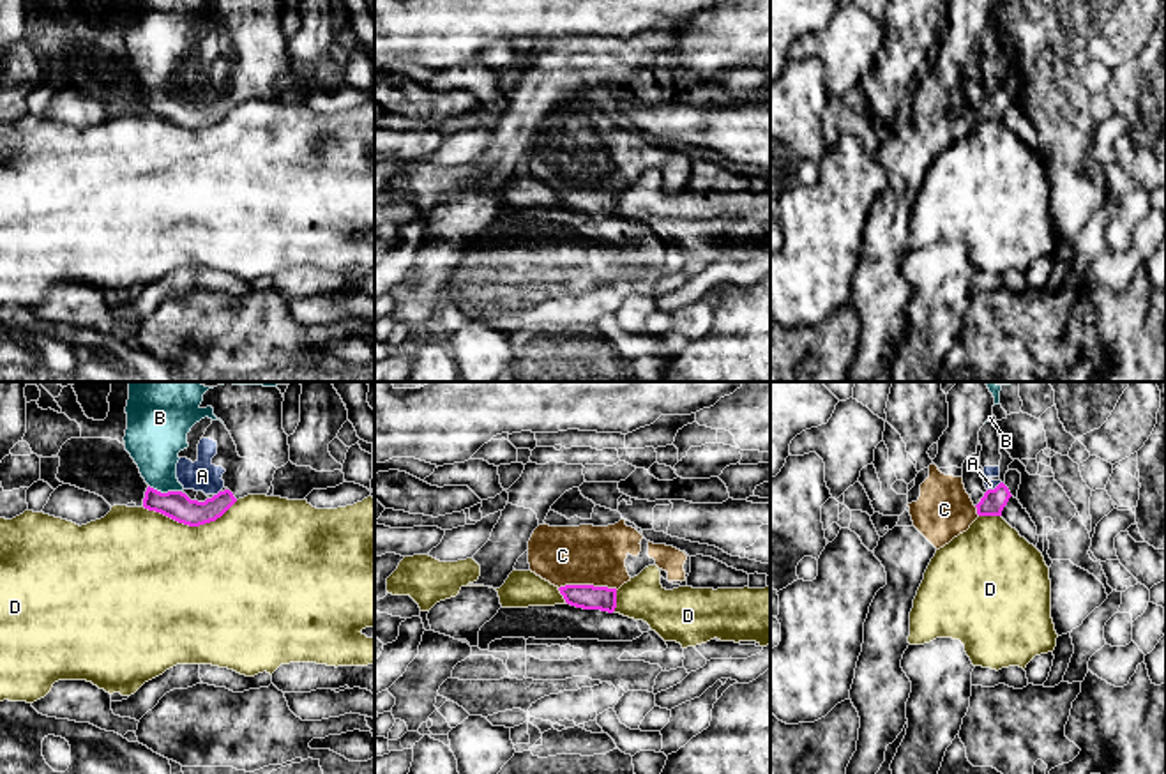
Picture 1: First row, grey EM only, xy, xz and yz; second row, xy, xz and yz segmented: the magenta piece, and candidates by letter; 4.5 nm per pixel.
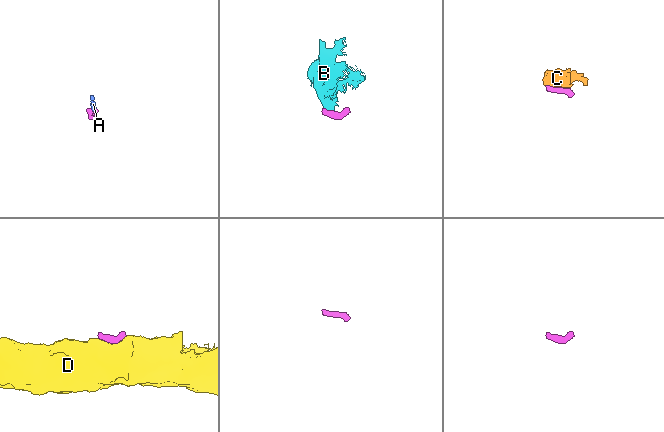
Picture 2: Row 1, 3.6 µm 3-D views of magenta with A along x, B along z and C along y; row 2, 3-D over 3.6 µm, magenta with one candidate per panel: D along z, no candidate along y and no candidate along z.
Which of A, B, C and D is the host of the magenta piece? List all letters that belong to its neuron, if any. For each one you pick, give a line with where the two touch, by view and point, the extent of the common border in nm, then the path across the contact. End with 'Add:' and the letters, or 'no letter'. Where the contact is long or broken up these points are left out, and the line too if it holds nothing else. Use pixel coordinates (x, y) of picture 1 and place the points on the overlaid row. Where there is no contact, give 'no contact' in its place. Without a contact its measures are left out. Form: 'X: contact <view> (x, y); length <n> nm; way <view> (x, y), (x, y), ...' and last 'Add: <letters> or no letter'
A: contact xy (218, 493); length 40 nm
B: contact xy (165, 493); length 160 nm
C: contact xz (589, 585); length 280 nm
Add: A, B, C

